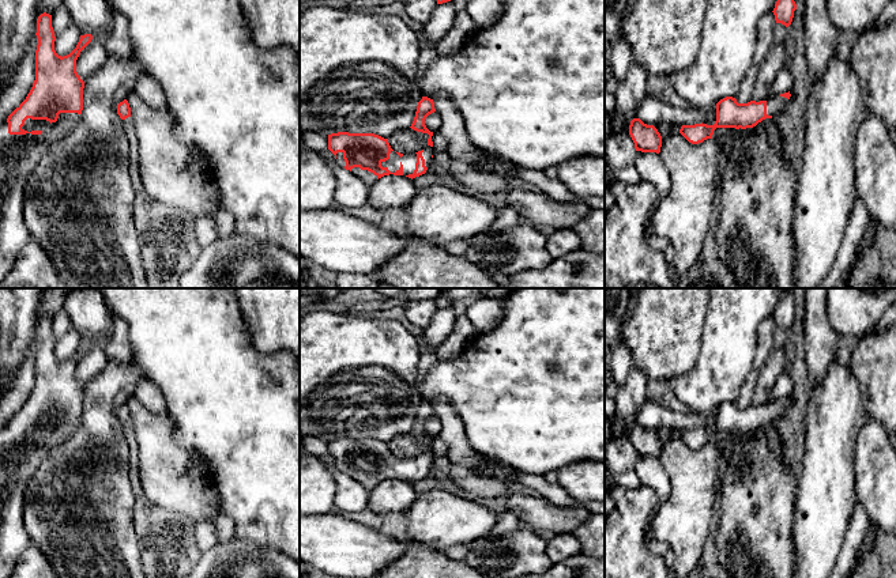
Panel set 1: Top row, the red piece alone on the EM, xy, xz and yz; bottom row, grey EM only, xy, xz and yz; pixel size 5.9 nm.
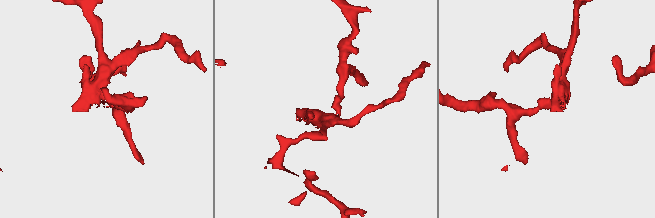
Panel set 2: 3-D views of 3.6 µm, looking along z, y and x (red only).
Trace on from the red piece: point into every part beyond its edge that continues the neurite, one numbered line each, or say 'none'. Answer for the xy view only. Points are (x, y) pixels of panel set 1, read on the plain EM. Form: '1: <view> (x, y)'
1: xy (19, 458)

